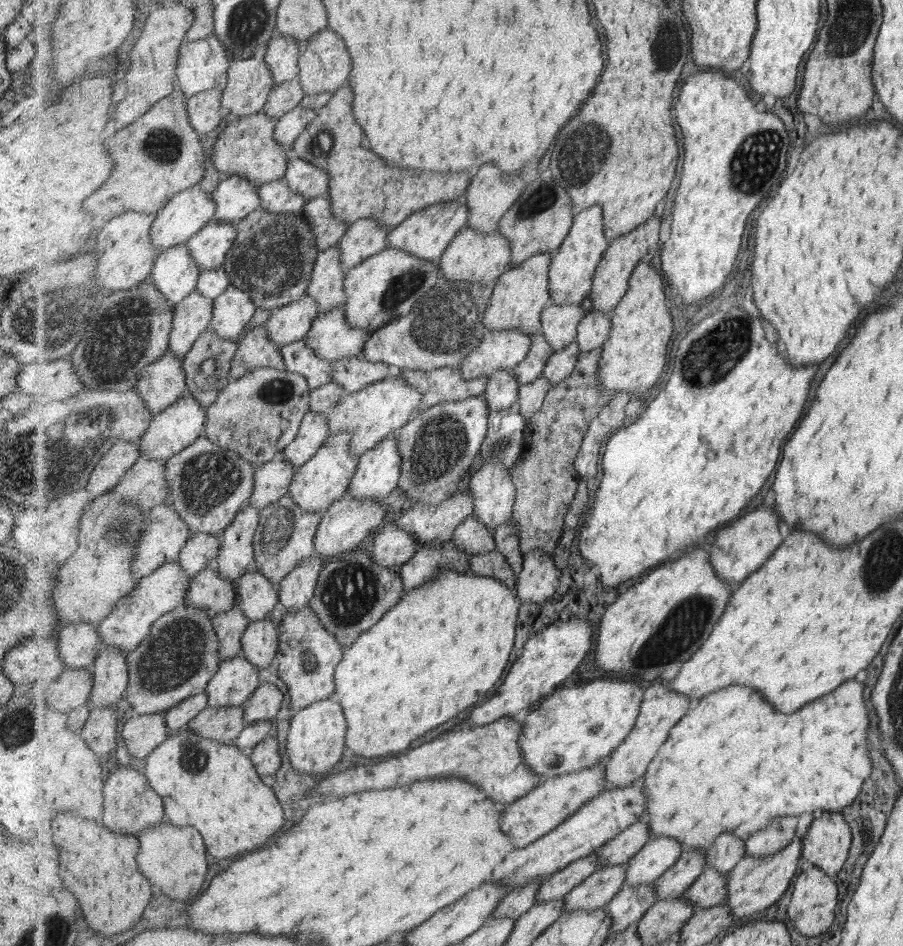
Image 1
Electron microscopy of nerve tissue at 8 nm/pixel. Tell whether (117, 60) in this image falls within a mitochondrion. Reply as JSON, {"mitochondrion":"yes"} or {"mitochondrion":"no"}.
{"mitochondrion":"no"}

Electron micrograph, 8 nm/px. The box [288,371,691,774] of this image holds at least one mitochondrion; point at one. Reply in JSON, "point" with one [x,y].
{"point":[440,444]}

